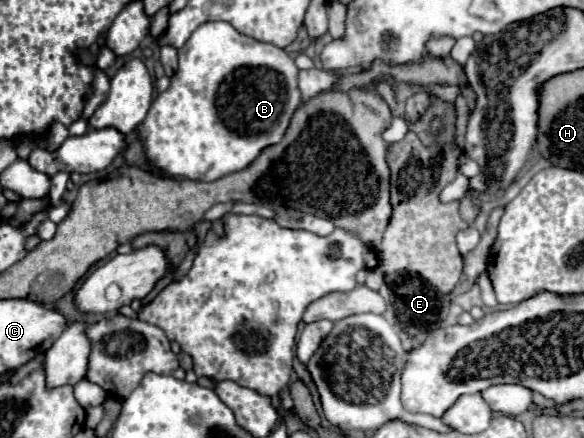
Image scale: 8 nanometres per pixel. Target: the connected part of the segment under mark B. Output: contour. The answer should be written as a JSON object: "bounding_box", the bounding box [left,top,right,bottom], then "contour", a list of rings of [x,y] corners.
{"bounding_box":[136,22,300,182],"contour":[[[206,22],[192,32],[178,50],[178,56],[180,64],[178,72],[172,76],[170,88],[156,96],[146,118],[136,128],[144,156],[152,168],[158,168],[172,178],[182,176],[214,182],[248,168],[258,158],[258,152],[282,140],[290,116],[300,106],[298,68],[282,48],[244,36],[228,22]]]}

